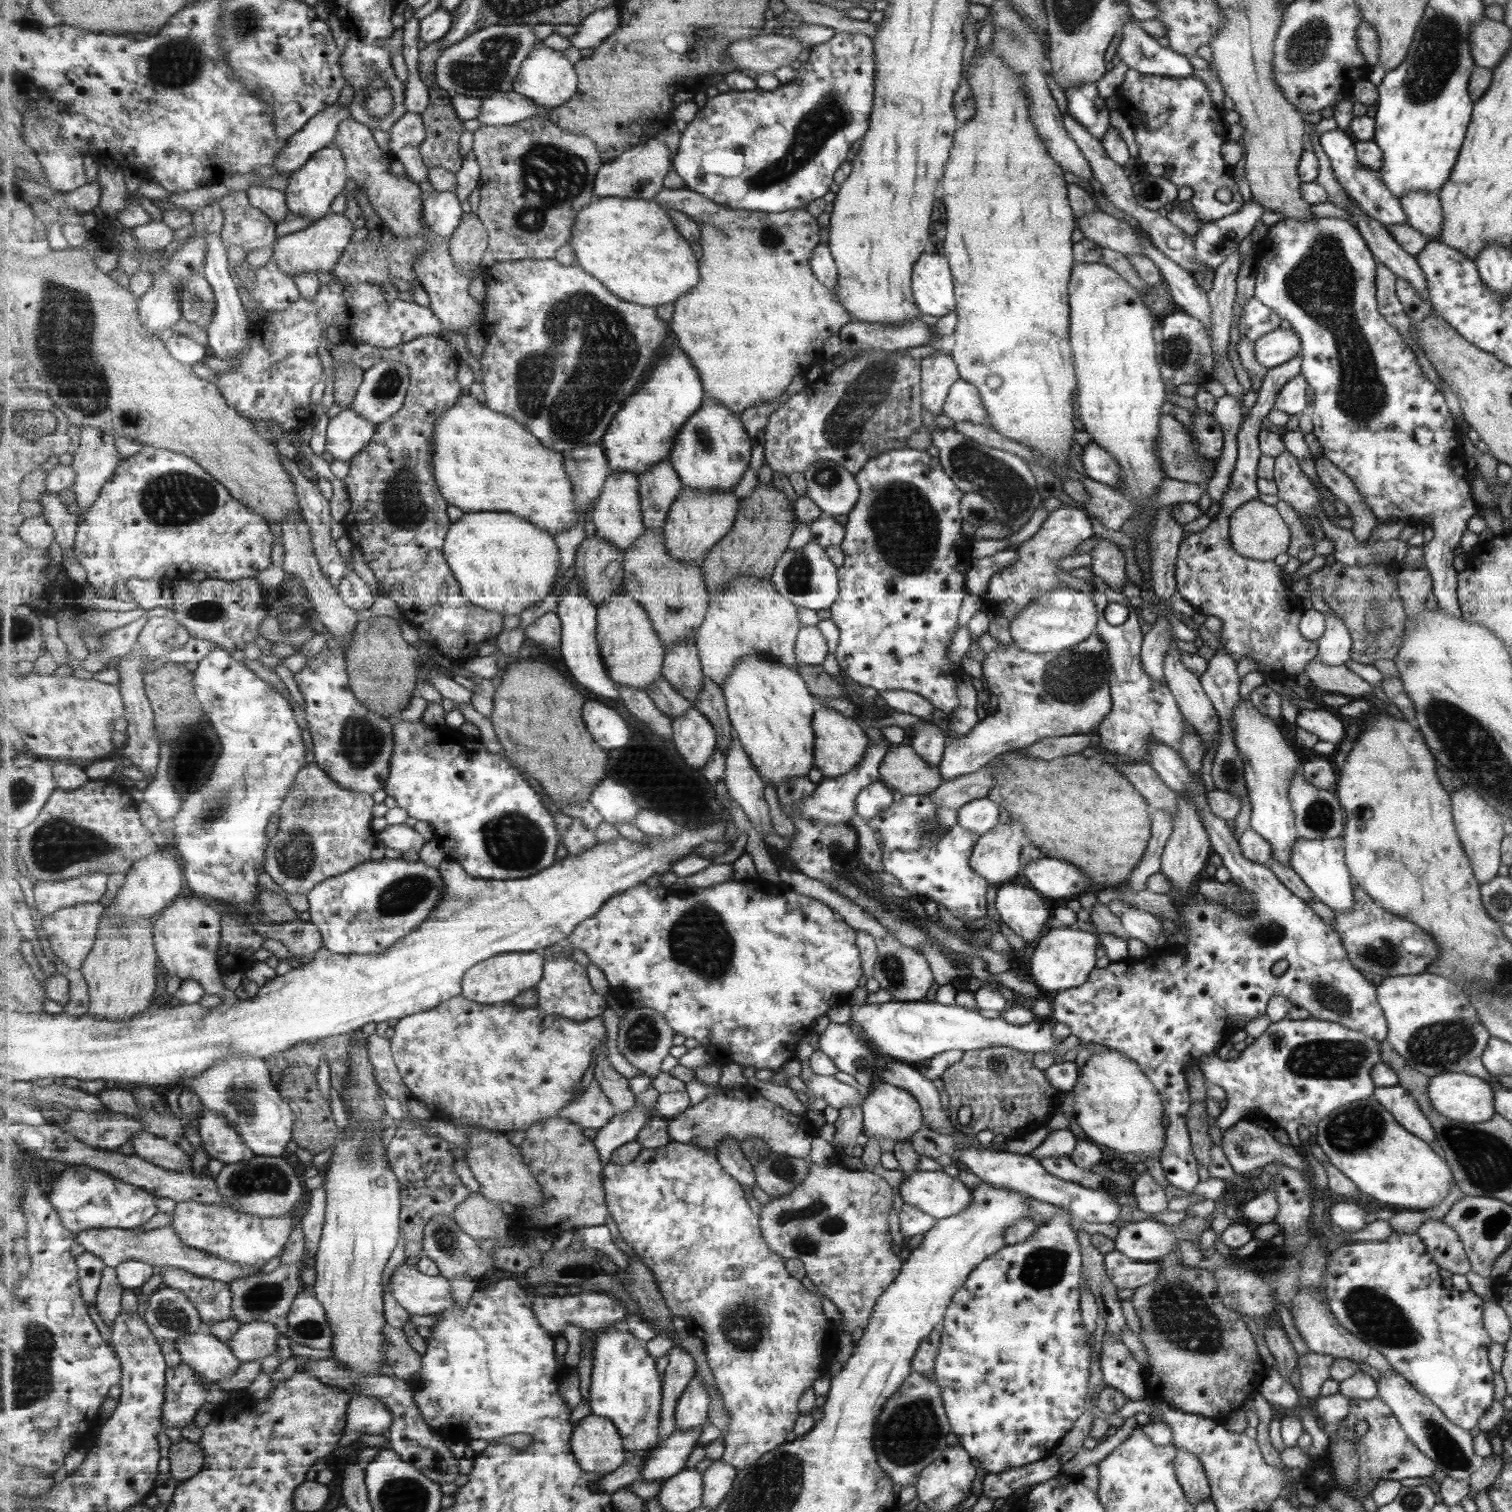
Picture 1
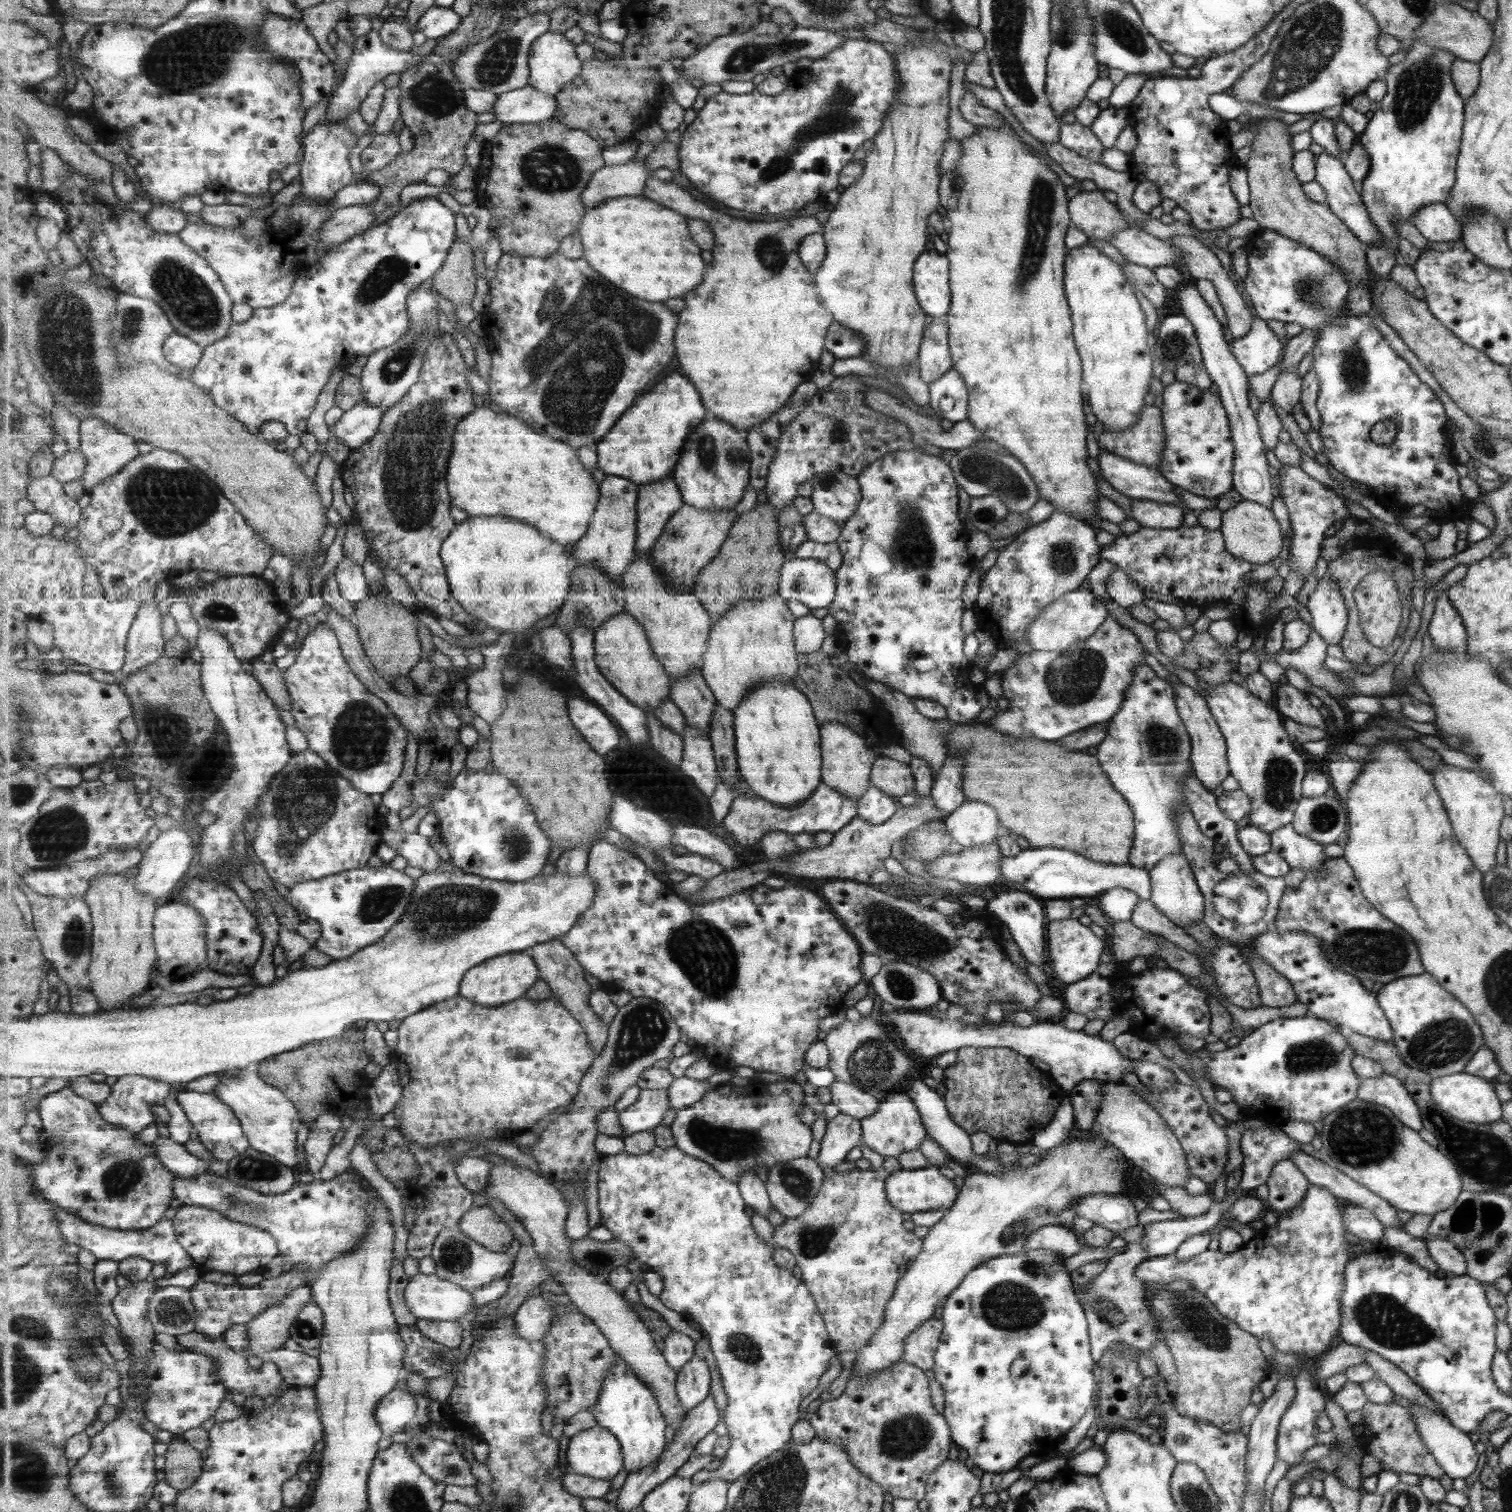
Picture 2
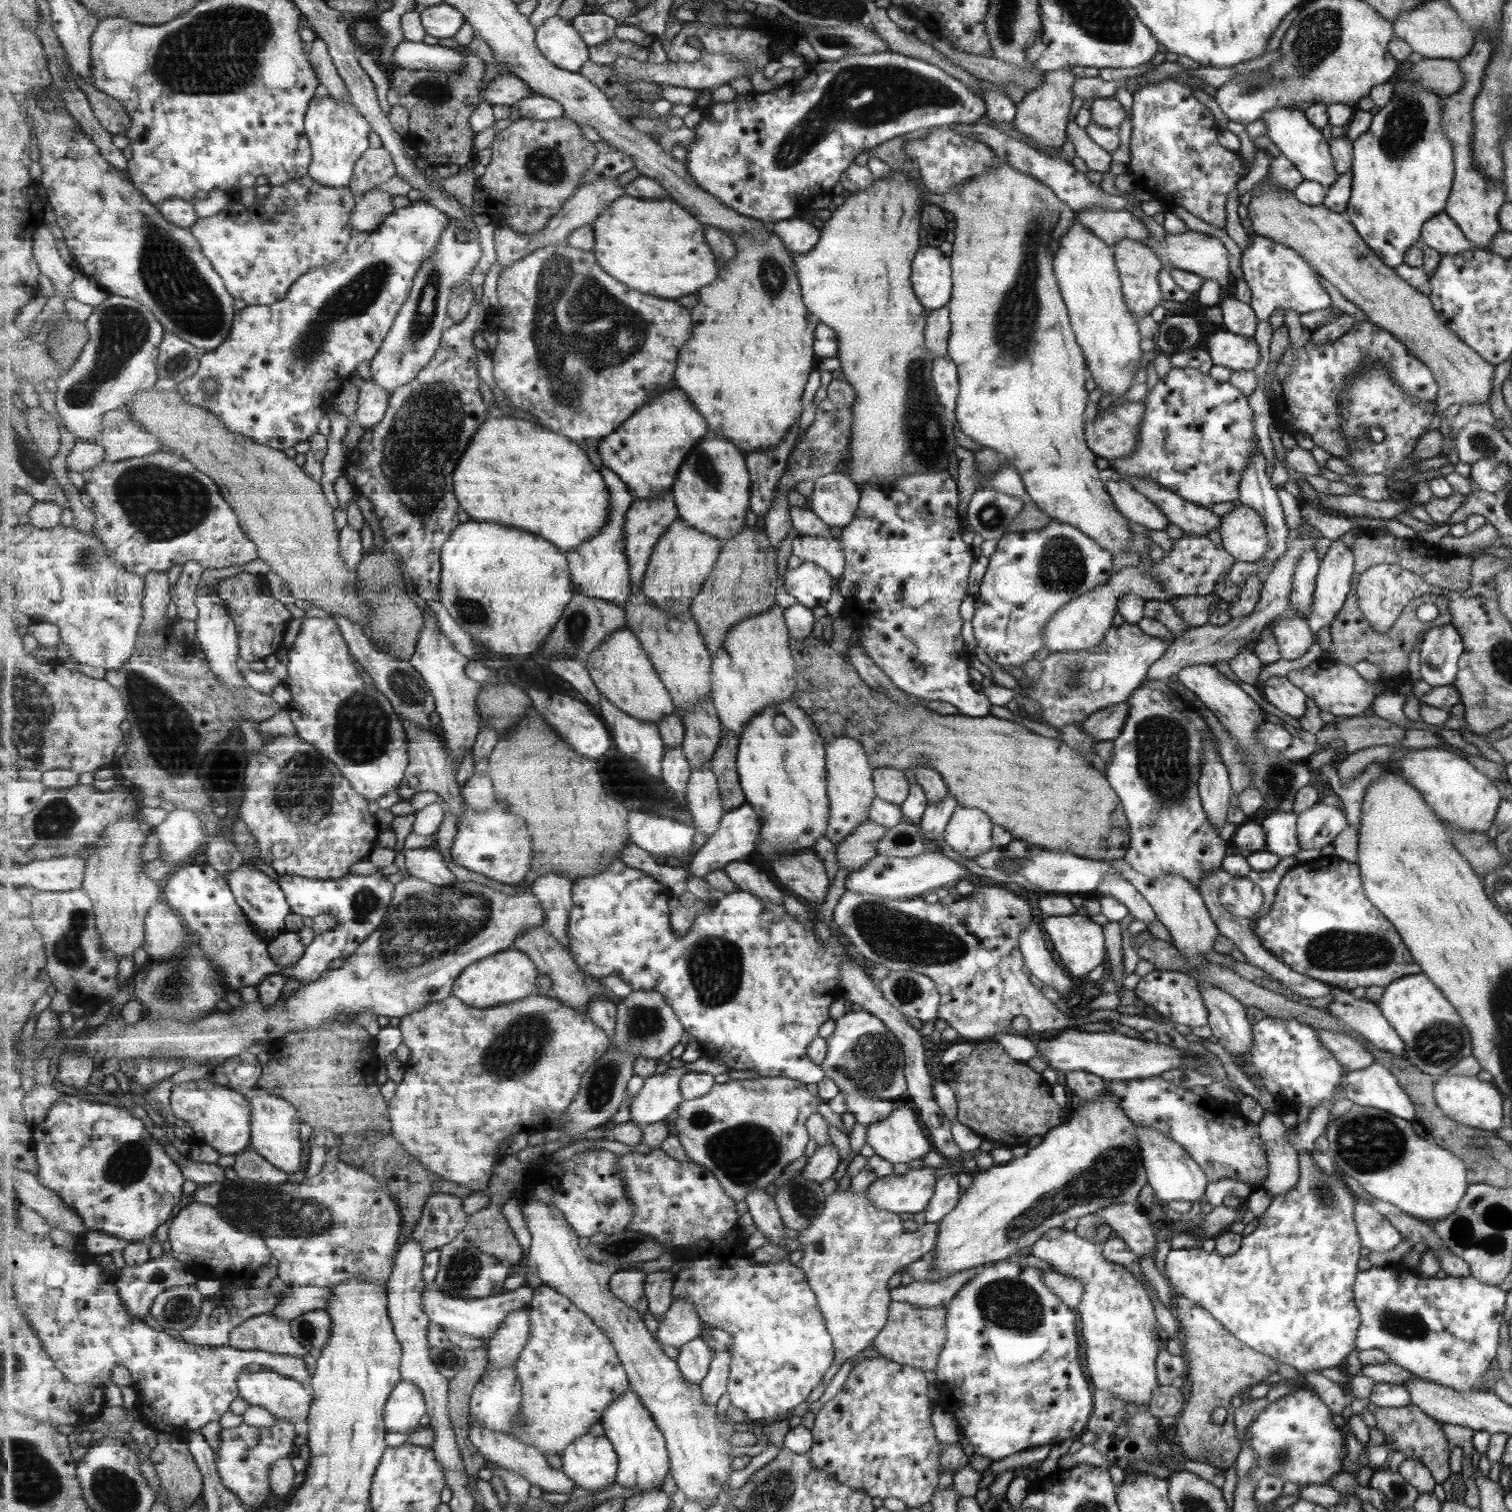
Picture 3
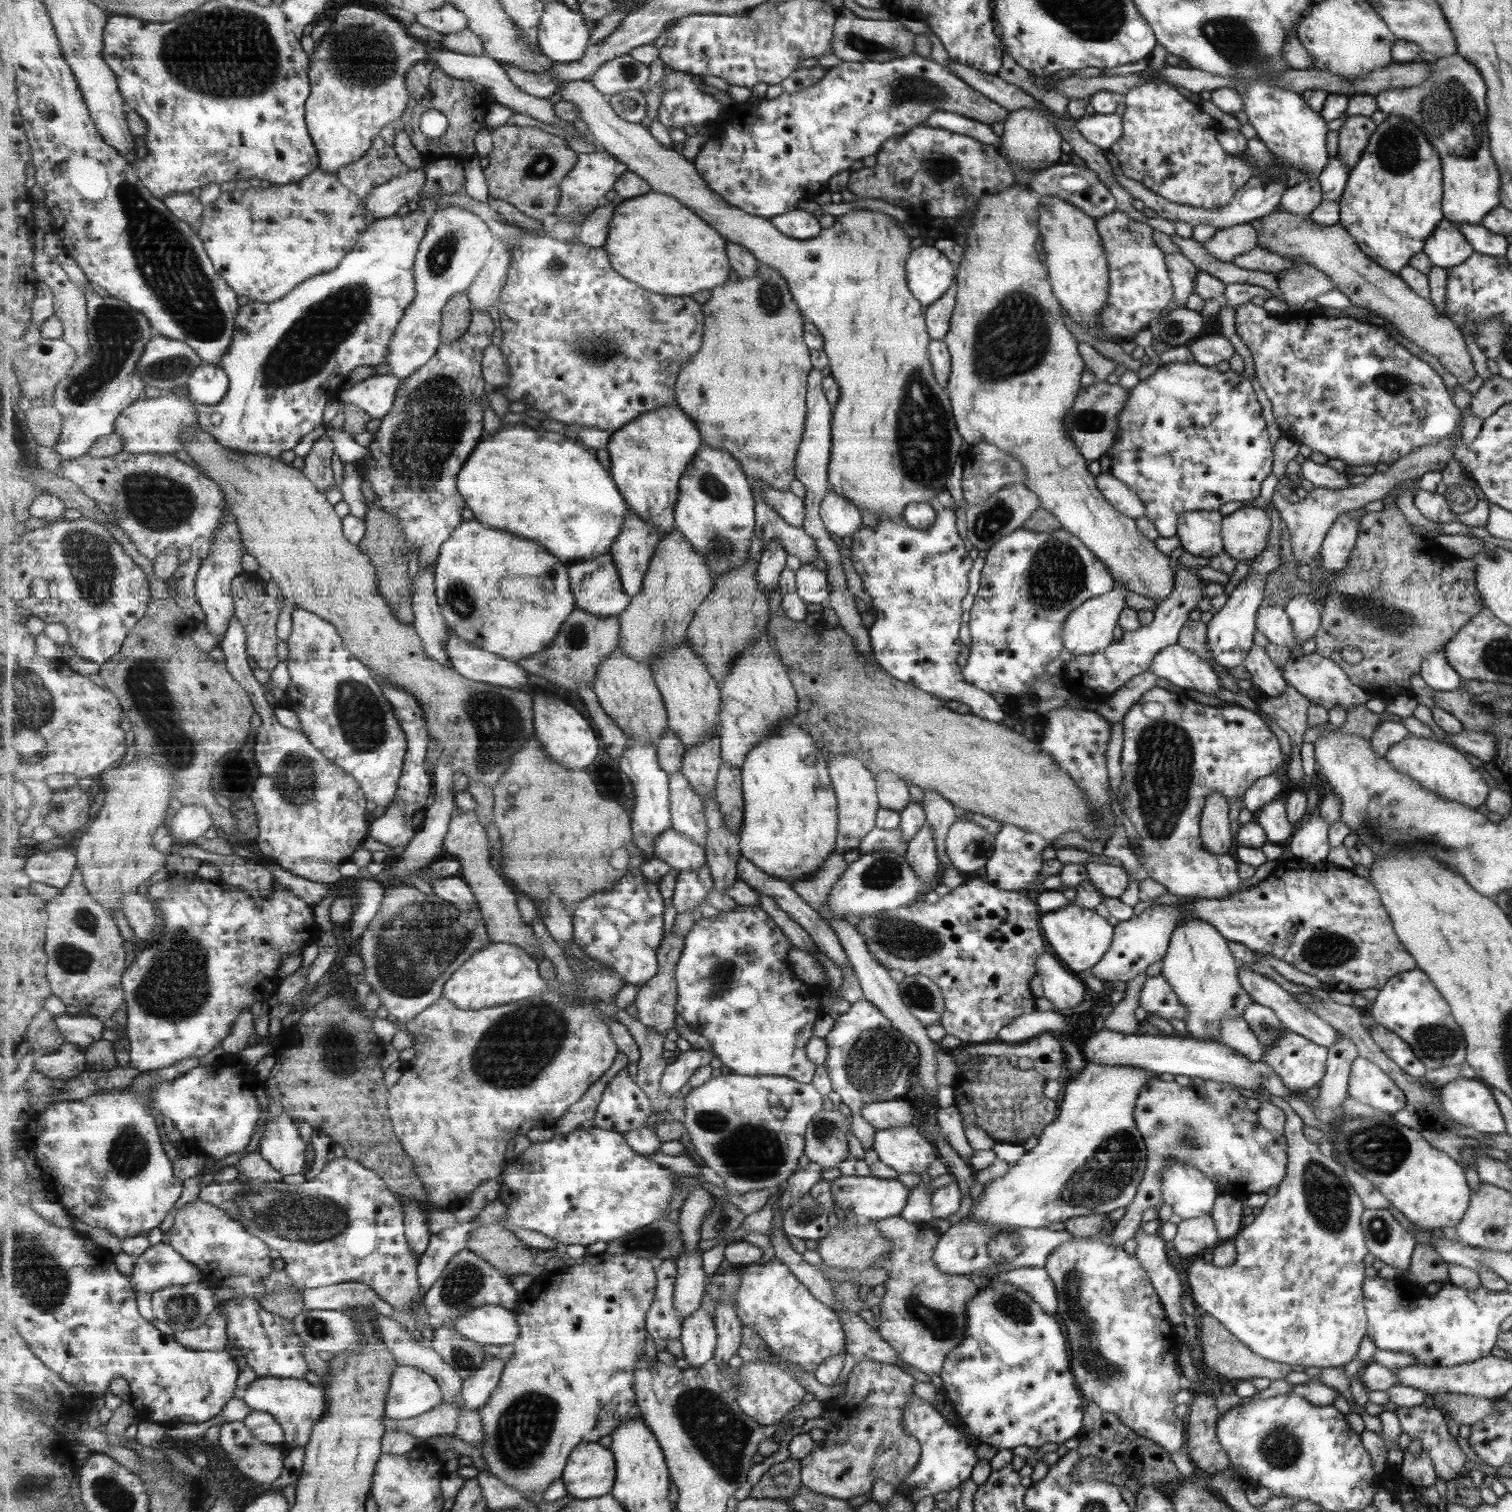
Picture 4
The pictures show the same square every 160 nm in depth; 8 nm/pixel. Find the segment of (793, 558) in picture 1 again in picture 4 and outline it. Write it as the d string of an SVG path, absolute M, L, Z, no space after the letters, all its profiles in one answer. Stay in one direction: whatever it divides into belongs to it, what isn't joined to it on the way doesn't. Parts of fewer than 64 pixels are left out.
M802 564L797 570L797 592L807 604L821 604L830 594L826 573L810 564Z

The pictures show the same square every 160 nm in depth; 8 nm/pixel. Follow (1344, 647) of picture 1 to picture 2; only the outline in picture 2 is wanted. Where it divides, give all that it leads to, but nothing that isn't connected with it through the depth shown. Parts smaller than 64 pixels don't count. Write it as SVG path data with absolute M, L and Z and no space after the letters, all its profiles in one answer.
M1325 573L1306 604L1311 625L1327 645L1338 644L1347 622L1347 609L1338 584Z

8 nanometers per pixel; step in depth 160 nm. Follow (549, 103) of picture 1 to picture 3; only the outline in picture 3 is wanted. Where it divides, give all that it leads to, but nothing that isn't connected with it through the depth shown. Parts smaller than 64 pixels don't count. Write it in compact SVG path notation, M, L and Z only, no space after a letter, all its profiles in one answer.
M557 14L547 19L536 32L541 52L561 68L581 73L583 65L590 60L590 46L575 28L573 19Z

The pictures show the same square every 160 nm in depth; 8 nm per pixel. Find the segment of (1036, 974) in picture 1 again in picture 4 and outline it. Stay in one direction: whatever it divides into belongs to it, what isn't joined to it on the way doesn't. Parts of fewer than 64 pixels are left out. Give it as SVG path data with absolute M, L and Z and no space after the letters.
M1071 902L1056 911L1043 913L1040 918L1042 932L1046 936L1048 948L1071 972L1083 974L1083 970L1098 964L1102 956L1110 948L1113 926L1105 922L1105 918L1097 916L1095 910L1081 908Z

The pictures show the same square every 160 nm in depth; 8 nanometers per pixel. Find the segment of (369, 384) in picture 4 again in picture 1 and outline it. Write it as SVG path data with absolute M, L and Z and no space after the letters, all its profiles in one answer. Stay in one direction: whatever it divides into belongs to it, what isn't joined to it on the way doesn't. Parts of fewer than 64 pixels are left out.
M352 408L343 409L341 414L329 420L325 450L331 453L334 459L351 463L356 455L371 444L375 433L376 424L373 421Z

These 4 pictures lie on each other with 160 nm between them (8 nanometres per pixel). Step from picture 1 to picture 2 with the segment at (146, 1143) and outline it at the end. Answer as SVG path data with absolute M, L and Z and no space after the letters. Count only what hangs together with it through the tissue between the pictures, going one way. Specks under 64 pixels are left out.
M159 1138L152 1144L155 1157L163 1162L177 1178L191 1179L209 1173L211 1164L187 1152L185 1146L170 1138Z

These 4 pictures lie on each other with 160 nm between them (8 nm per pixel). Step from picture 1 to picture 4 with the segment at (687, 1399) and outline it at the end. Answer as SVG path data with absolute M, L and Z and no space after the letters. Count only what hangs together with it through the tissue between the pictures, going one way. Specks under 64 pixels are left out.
M699 1307L682 1324L680 1342L683 1344L685 1360L693 1367L703 1366L714 1358L718 1343L715 1318Z

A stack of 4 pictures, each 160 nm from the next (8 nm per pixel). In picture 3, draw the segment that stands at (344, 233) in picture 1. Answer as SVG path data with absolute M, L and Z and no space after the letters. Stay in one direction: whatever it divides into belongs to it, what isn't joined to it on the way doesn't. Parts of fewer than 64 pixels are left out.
M375 189L358 198L351 216L351 226L355 231L373 232L395 212L393 194Z

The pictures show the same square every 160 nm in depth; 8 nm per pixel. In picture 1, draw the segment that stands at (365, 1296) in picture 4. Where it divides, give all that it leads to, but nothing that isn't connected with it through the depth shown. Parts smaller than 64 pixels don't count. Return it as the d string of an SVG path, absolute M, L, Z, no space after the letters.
M253 1321L244 1323L237 1334L227 1344L239 1360L245 1362L261 1361L265 1356L277 1352L279 1327L272 1322Z

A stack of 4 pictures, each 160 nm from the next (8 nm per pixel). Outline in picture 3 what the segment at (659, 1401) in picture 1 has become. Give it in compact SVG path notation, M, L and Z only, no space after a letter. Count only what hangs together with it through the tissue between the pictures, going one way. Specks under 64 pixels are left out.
M630 1389L611 1404L603 1415L602 1426L606 1437L614 1444L619 1455L617 1484L628 1489L640 1490L639 1494L649 1493L663 1486L667 1474L670 1473L670 1452L666 1436L637 1392Z

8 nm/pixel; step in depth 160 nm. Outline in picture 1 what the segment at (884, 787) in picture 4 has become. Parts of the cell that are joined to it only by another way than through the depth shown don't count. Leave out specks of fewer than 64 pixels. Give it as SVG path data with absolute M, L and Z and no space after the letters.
M891 744L878 768L878 780L905 795L927 795L942 783L938 767L929 768L909 745Z

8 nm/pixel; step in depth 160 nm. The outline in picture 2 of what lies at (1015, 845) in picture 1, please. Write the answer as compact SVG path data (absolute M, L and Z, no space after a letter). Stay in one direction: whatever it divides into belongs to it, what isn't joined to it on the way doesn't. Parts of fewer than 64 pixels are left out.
M996 839L989 844L962 848L955 854L943 854L924 870L931 877L957 880L959 884L985 886L1001 877L1001 849Z

